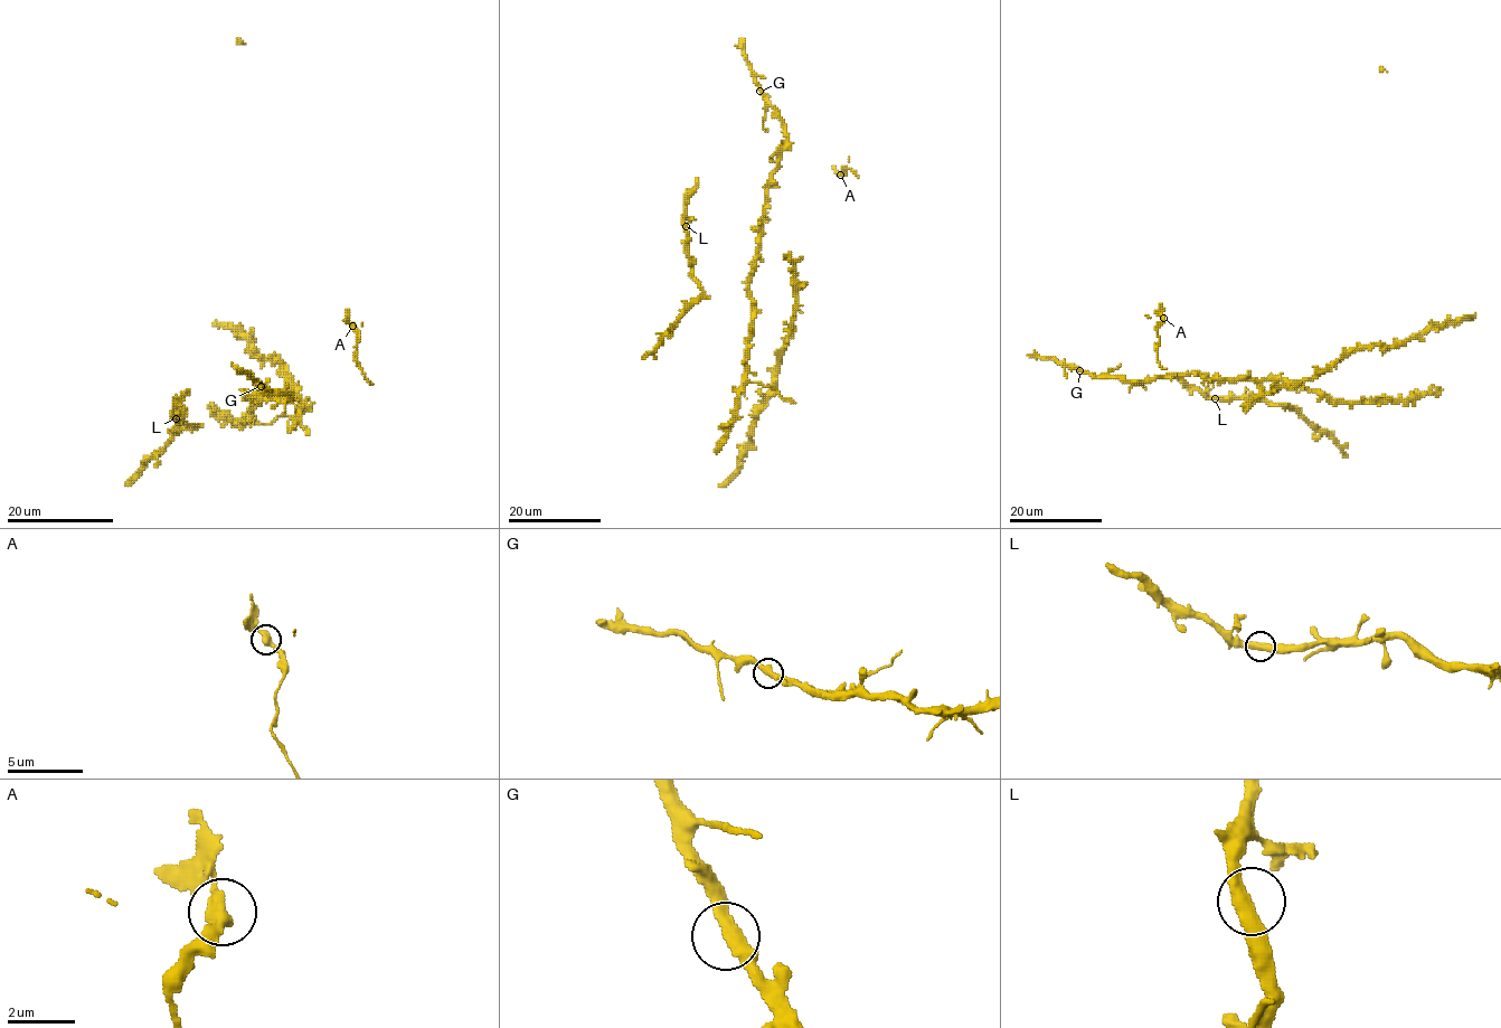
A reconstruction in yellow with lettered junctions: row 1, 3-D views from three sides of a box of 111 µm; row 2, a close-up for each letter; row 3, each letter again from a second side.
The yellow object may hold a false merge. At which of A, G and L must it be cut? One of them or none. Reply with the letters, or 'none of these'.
A

